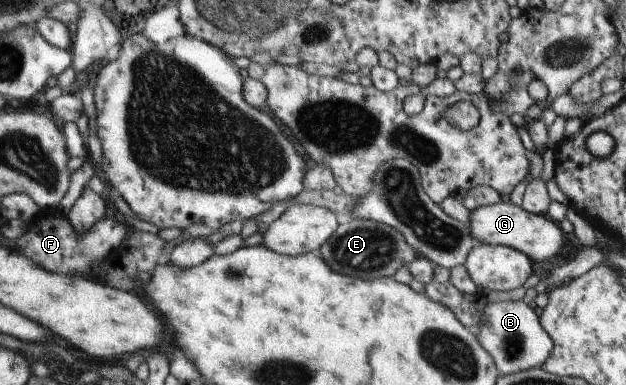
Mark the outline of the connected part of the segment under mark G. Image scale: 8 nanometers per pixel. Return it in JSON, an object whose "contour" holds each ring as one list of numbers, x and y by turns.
{"contour":[[501,200,494,205,476,207,470,211,466,225,476,241,517,249,526,253,534,263,544,263,546,259,552,261,554,257,560,257,568,249,569,239,560,228,560,223,554,222,547,215,528,213,522,206,512,202,505,203]]}

